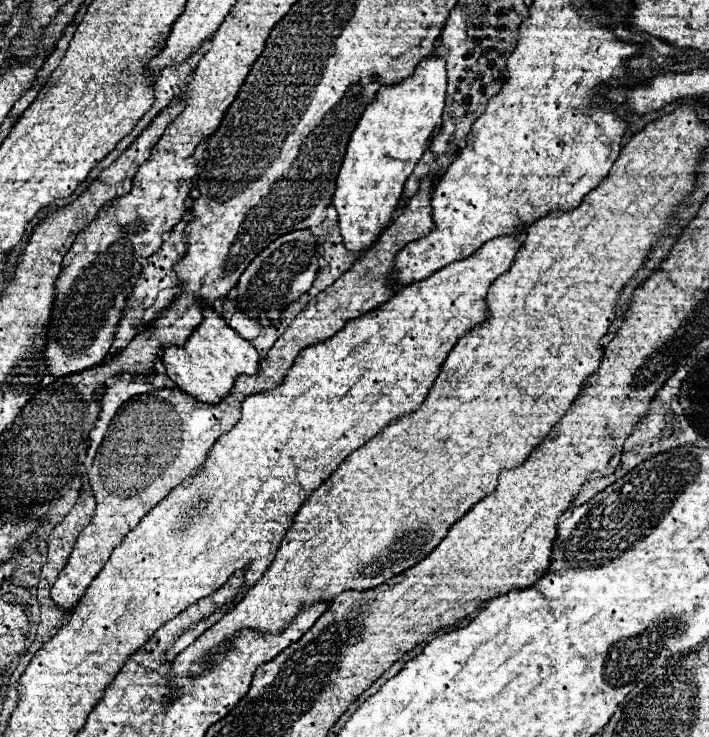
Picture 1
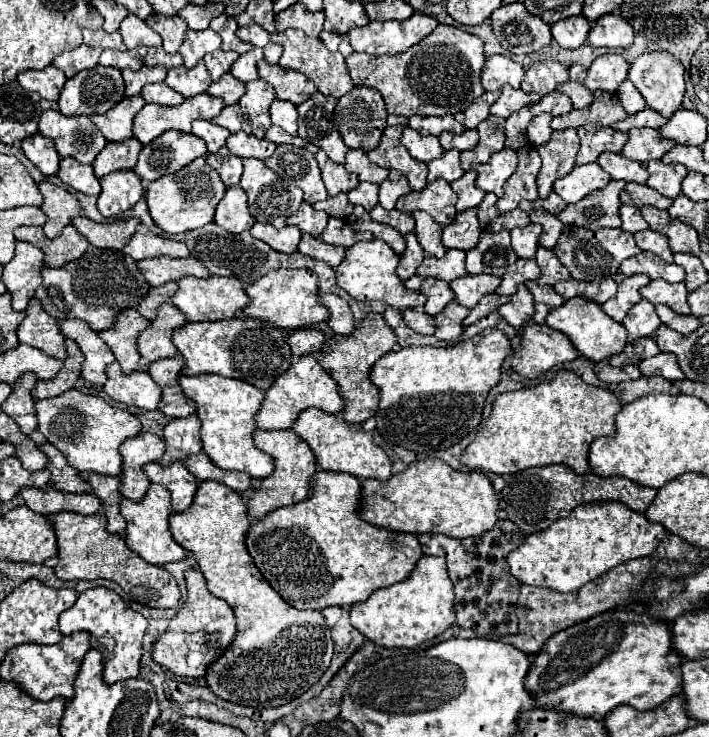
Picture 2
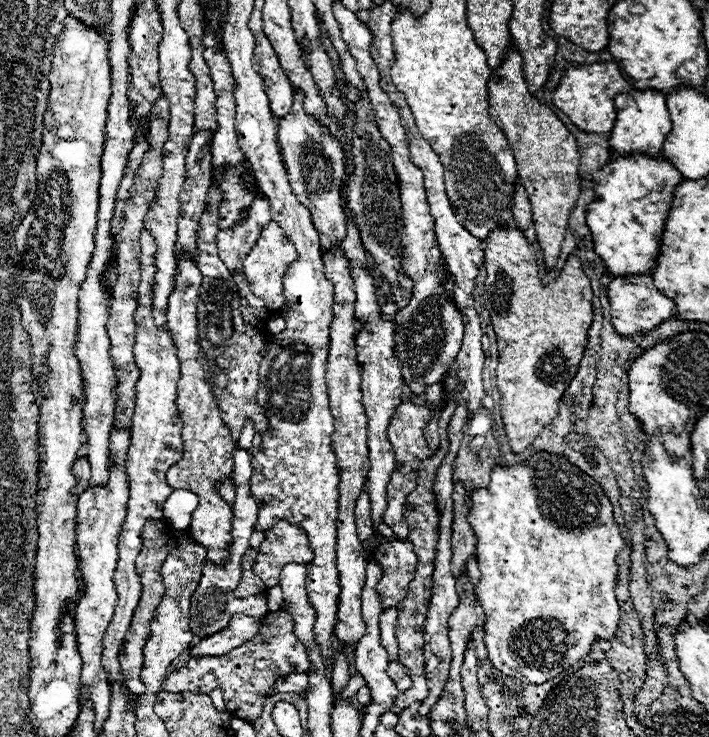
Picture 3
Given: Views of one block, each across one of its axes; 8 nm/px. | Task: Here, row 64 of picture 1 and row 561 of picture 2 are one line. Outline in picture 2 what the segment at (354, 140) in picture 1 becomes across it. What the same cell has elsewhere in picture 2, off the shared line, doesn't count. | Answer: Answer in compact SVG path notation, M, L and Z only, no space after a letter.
M422 556L412 576L376 590L368 600L350 610L350 622L368 640L384 648L414 648L442 634L454 624L454 592L442 556Z

